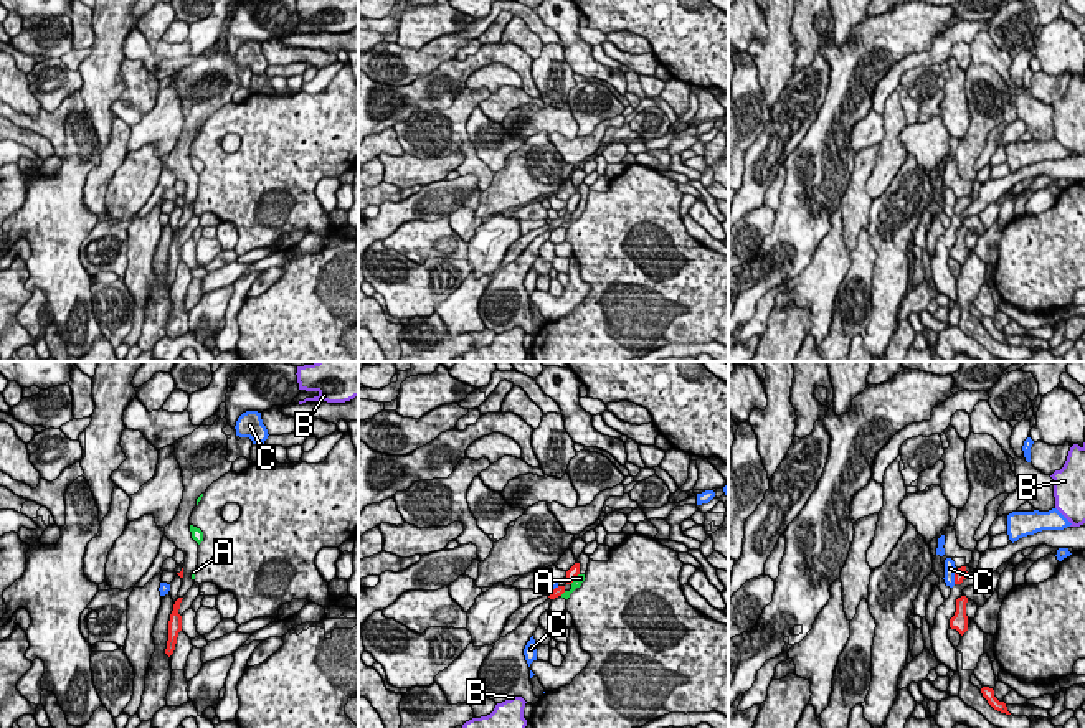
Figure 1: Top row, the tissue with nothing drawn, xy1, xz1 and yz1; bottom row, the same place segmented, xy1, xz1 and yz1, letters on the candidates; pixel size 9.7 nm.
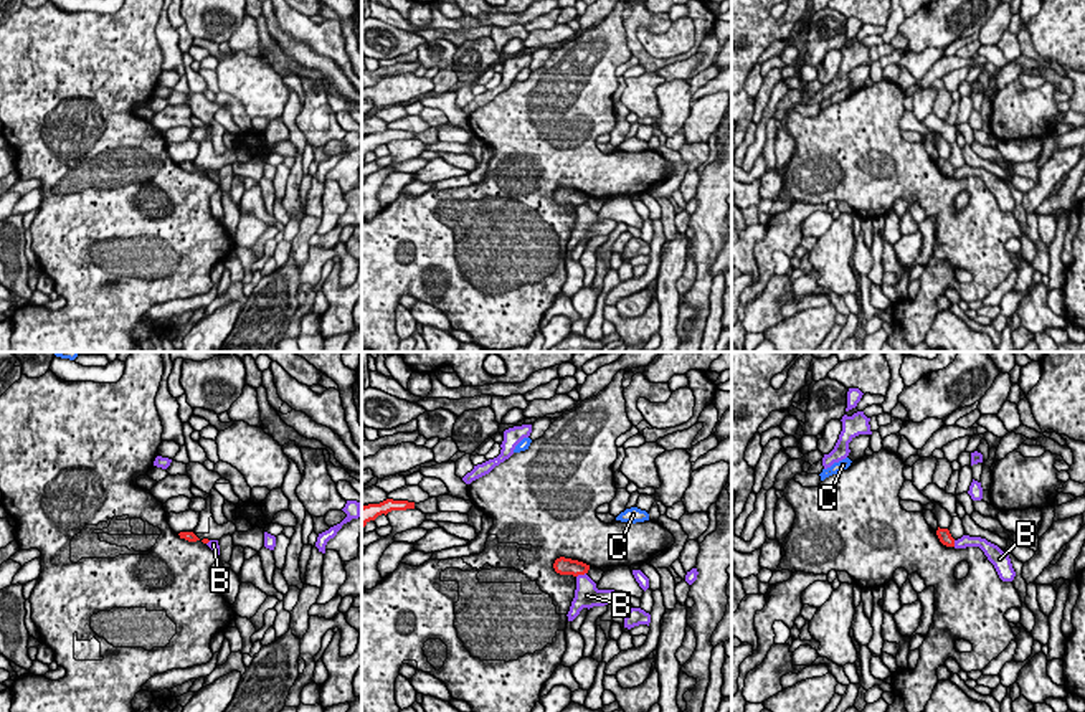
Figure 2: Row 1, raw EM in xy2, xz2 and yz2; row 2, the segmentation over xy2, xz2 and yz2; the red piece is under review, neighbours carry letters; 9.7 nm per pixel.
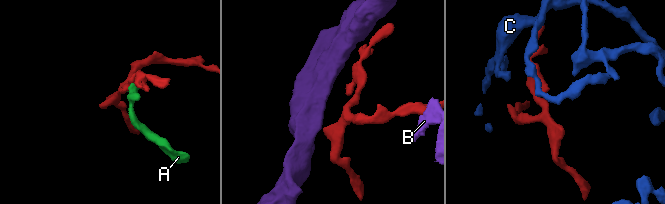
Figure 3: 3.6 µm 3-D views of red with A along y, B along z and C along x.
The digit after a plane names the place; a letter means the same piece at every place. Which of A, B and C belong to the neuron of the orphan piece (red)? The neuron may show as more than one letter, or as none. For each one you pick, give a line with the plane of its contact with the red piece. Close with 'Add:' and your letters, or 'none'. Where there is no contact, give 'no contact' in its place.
Add: none

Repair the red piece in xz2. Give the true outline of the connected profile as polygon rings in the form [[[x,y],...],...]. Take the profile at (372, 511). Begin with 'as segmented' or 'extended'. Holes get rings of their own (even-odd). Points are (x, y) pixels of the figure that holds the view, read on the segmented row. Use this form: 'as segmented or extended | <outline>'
as segmented | [[[386,499],[380,504],[363,506],[362,507],[362,535],[363,535],[363,527],[370,520],[375,520],[378,515],[381,514],[386,515],[391,510],[406,510],[406,509],[415,509],[415,502]]]

